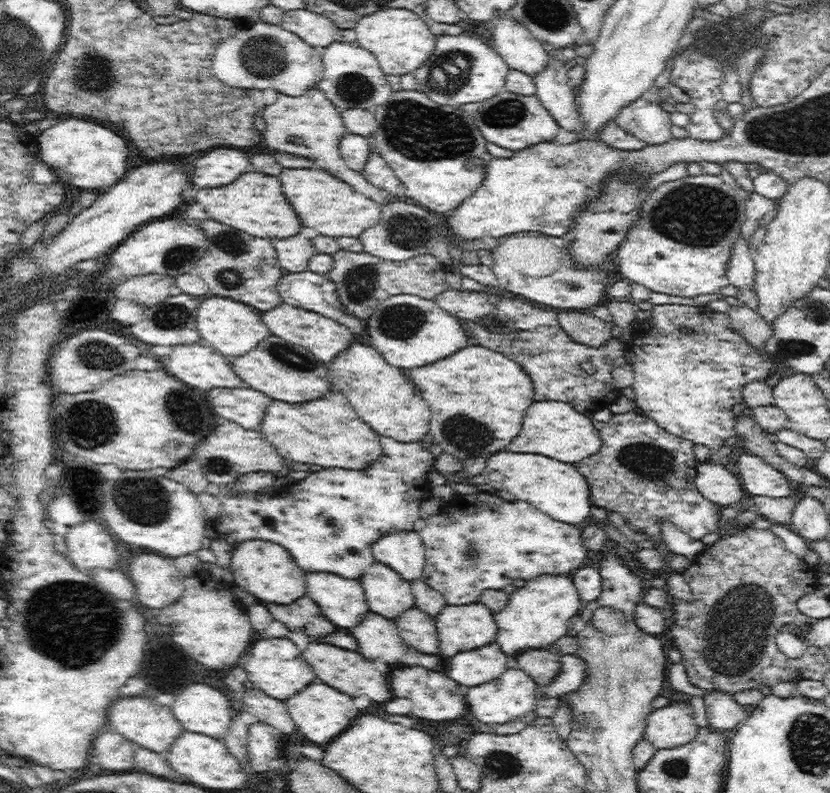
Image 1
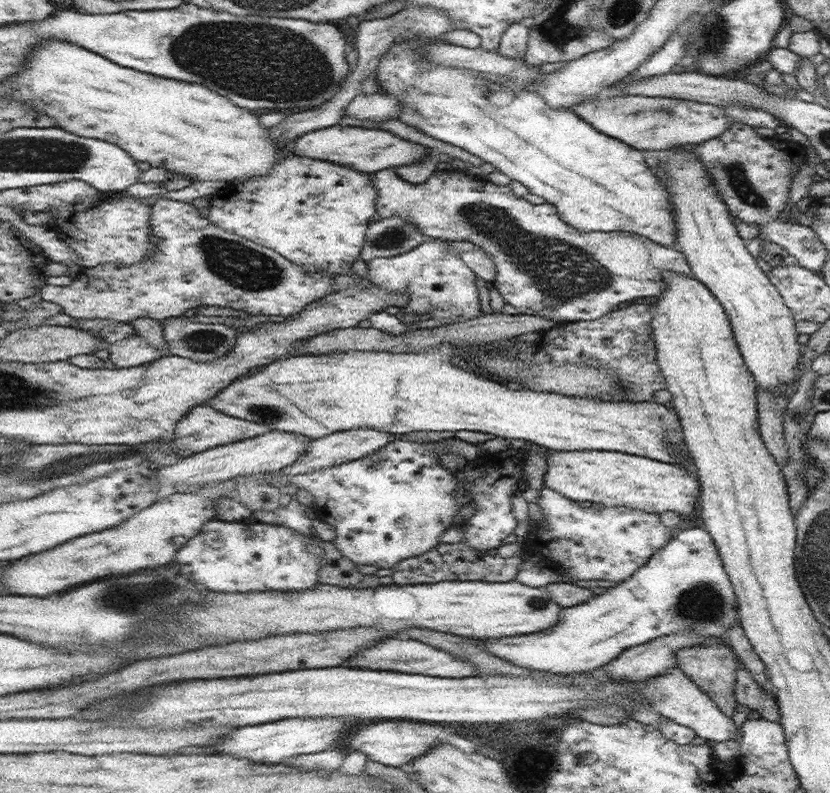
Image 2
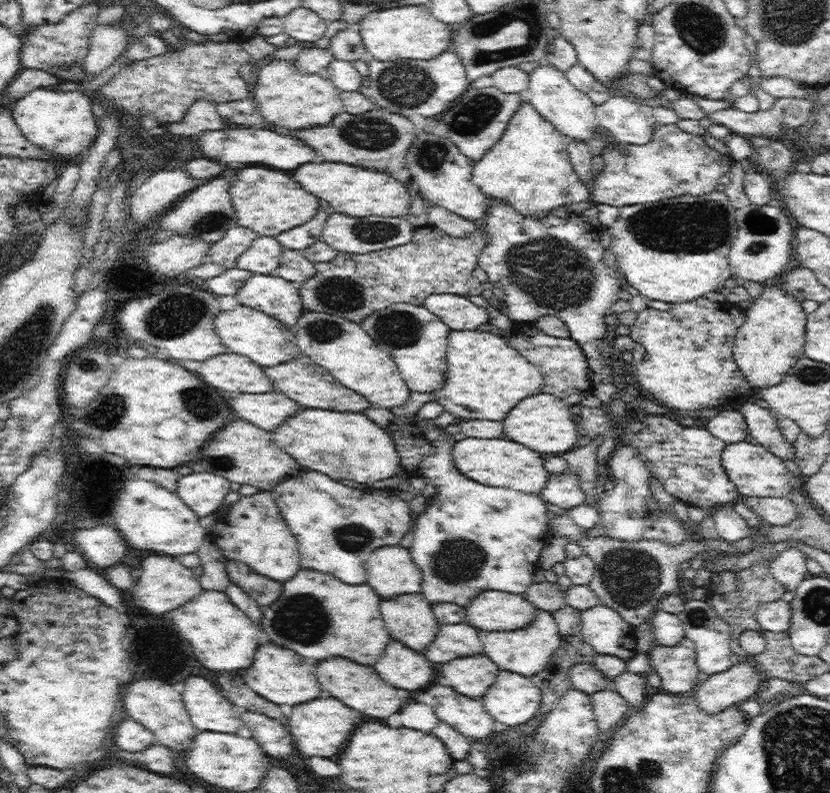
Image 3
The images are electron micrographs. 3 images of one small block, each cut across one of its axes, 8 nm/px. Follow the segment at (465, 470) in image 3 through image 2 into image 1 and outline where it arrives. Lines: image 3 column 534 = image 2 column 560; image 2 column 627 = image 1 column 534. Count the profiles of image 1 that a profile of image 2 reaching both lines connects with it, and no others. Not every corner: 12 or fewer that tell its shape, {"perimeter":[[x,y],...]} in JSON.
{"perimeter":[[496,452],[516,501],[558,522],[590,516],[588,483],[574,464],[540,454]]}

